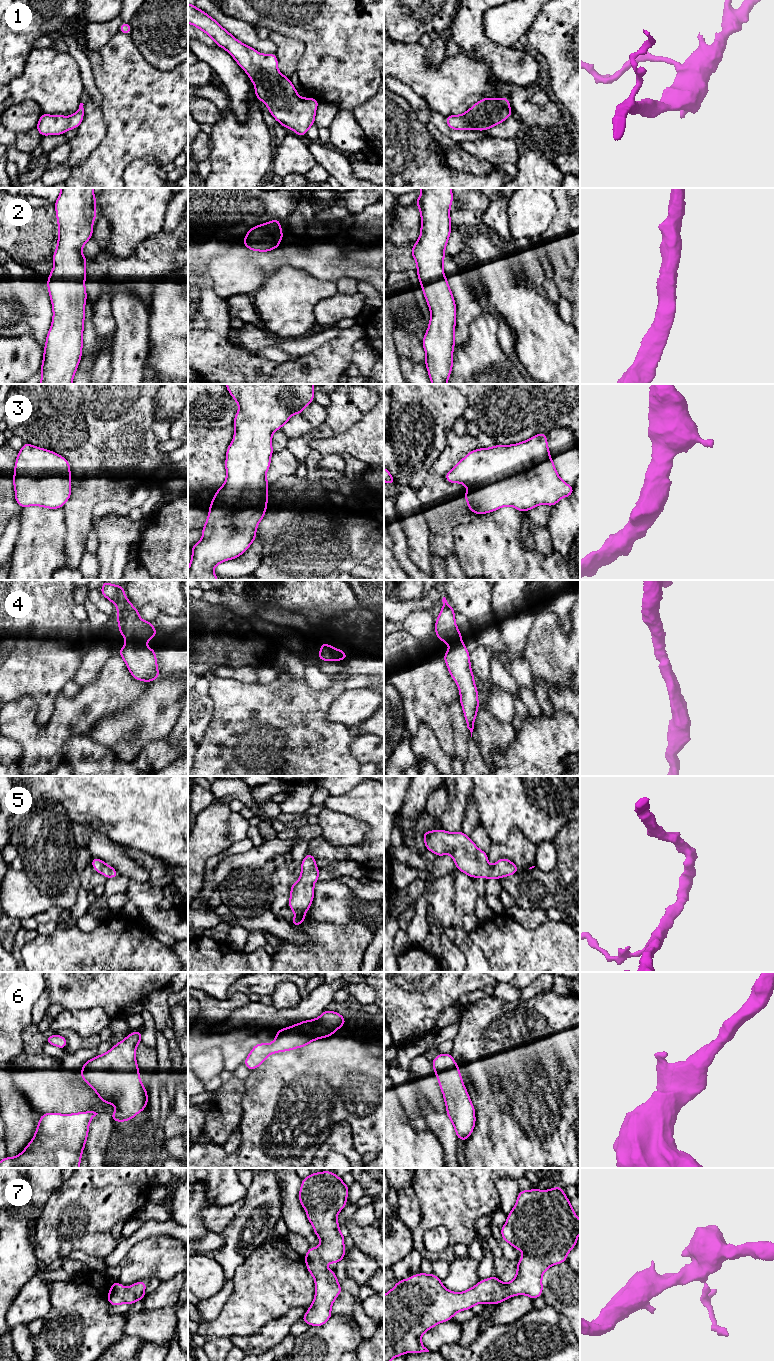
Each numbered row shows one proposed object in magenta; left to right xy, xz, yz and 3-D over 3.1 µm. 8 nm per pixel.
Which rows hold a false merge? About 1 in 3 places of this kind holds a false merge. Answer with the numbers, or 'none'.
none

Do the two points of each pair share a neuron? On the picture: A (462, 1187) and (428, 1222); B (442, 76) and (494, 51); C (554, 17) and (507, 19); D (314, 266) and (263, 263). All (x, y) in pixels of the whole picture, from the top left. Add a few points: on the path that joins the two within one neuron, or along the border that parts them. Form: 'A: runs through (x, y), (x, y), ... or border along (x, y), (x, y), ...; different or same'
A: runs through (453, 1196), (436, 1213); same
B: border along (460, 50), (483, 60), (489, 66), (490, 78); different
C: border along (540, 10), (526, 34); different
D: runs through (301, 259), (276, 259); same

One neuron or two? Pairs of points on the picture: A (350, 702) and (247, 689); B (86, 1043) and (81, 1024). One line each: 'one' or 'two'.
A: two
B: two

